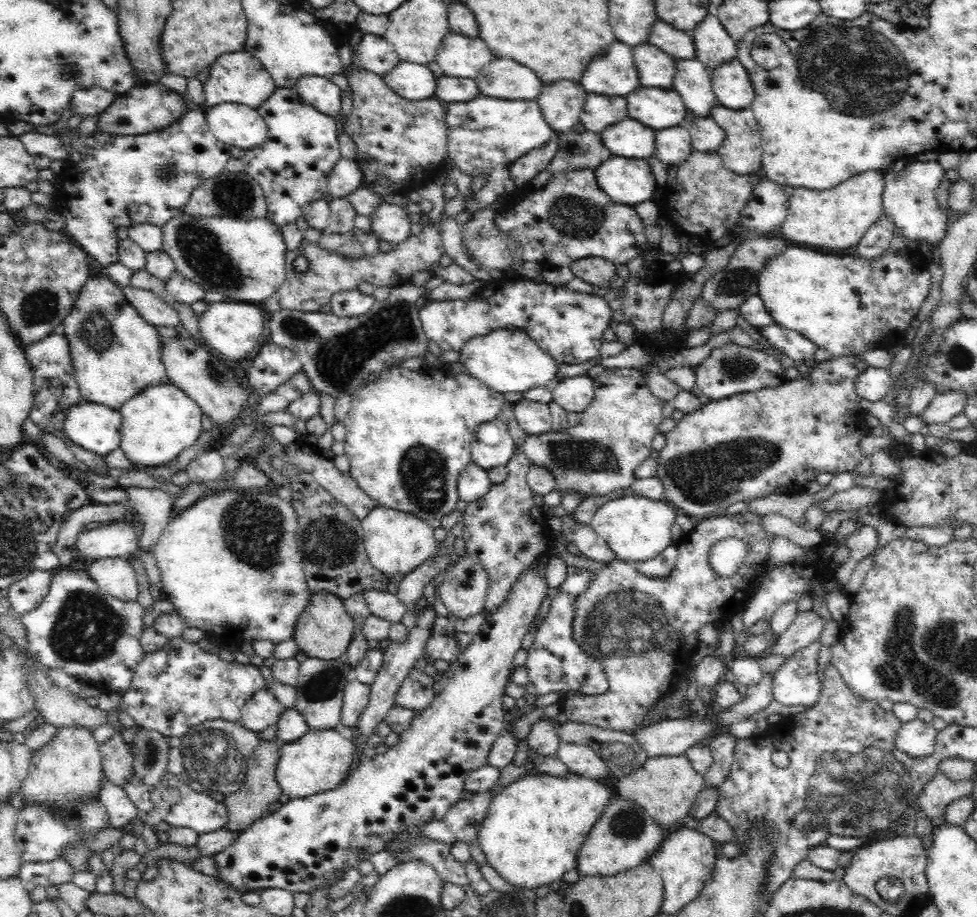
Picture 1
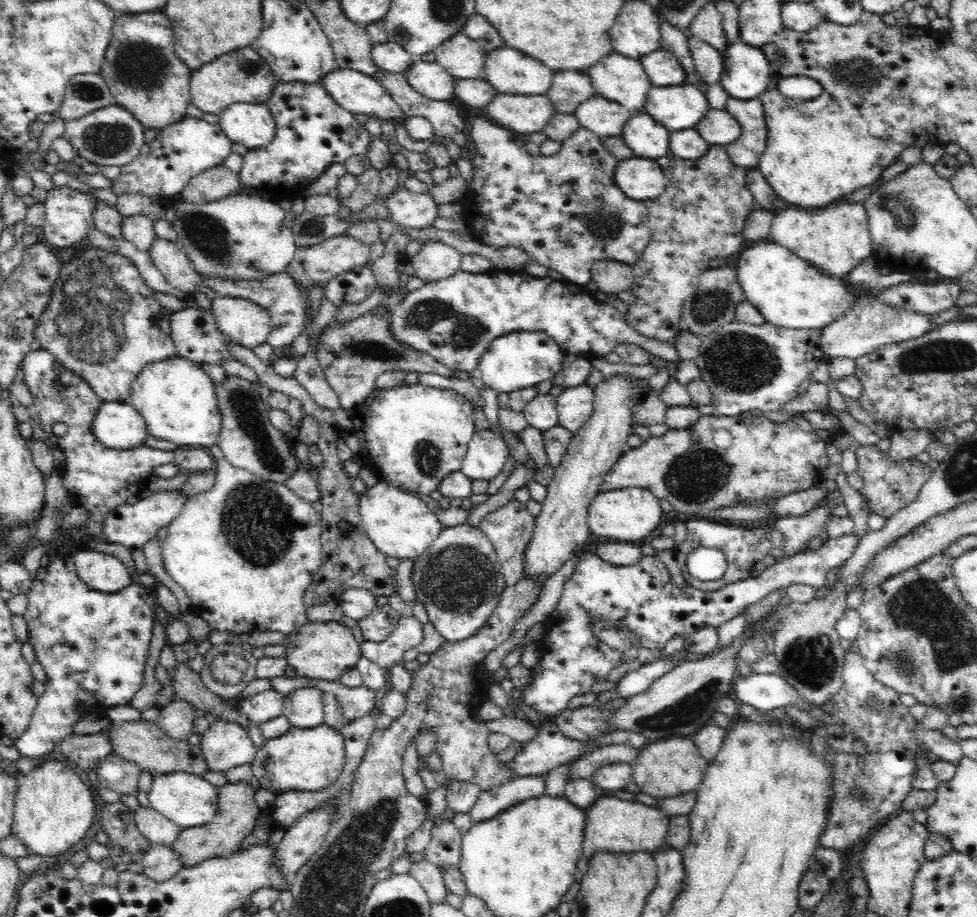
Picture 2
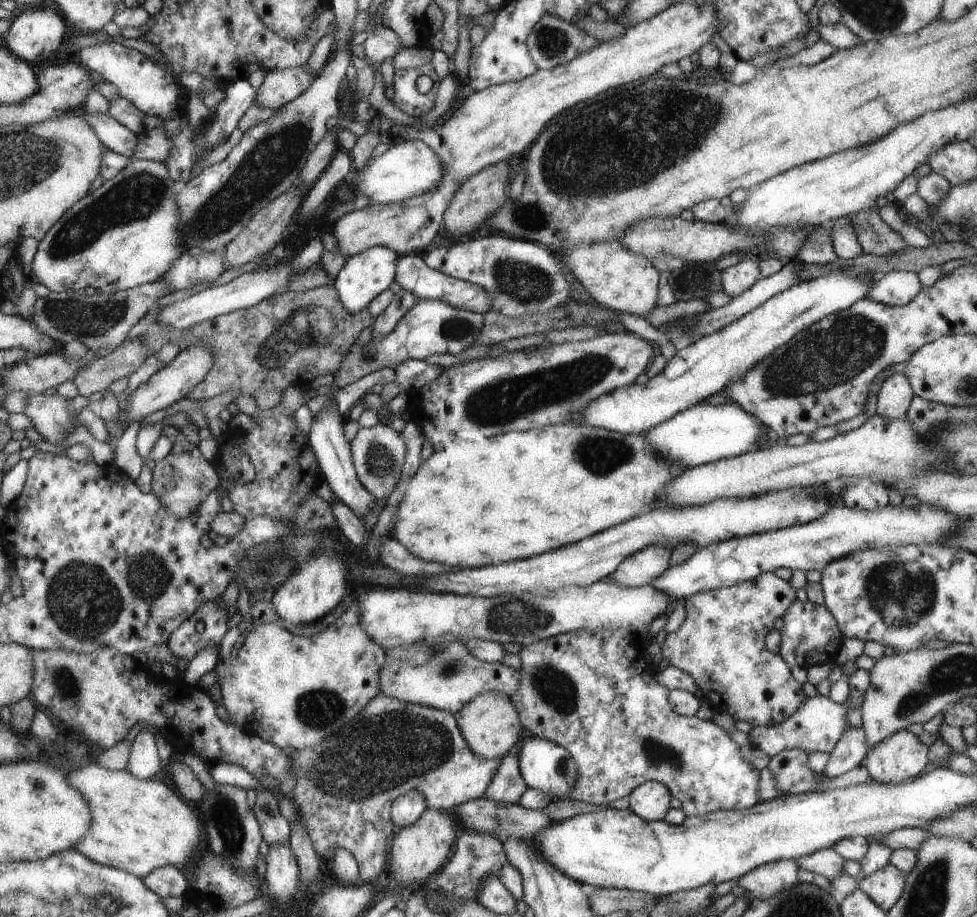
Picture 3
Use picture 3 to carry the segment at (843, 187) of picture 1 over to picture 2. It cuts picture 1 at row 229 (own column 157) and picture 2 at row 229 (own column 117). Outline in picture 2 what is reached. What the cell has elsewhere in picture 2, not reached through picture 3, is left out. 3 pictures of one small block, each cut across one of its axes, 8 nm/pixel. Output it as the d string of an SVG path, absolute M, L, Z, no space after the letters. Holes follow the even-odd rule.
M838 200L828 206L812 210L786 206L784 210L778 210L774 214L770 236L772 242L796 252L802 260L822 270L822 274L830 274L840 280L846 278L846 274L850 274L850 270L858 266L858 262L866 260L874 252L868 212L864 202Z

